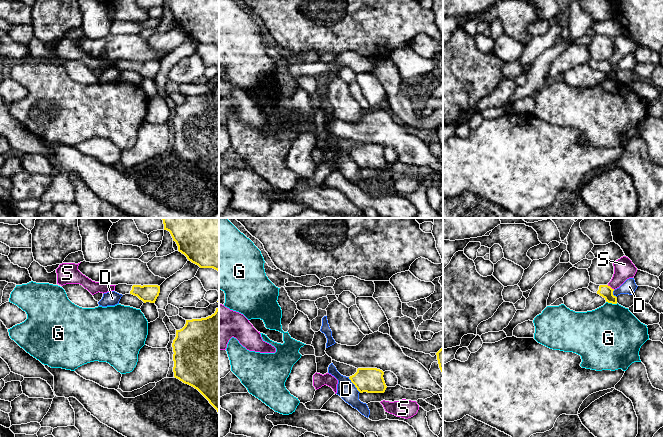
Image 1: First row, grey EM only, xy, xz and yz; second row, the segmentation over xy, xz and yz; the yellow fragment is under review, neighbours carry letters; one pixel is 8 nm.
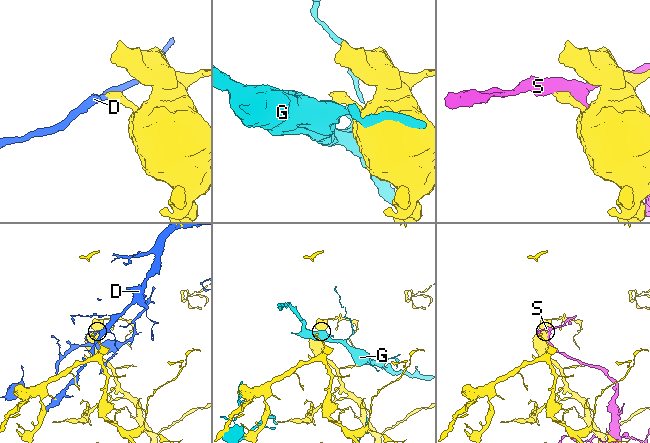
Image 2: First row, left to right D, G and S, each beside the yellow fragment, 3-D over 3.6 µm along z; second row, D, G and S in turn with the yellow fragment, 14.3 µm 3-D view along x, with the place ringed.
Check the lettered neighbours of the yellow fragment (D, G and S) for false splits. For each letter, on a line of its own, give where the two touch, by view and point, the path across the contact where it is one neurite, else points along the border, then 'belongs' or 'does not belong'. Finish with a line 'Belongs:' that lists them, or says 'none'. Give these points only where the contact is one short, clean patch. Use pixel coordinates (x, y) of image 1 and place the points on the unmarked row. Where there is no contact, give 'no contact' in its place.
D: meets yellow in xz at (354, 160); does not belong
G: meets yellow in yz at (612, 79); does not belong
S: meets yellow in yz at (610, 63); does not belong
Belongs: none

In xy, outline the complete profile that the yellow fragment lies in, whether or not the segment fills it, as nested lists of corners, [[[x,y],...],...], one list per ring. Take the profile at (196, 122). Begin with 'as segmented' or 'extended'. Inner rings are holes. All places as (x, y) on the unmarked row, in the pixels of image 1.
as segmented; [[[219,83],[206,94],[186,96],[172,123],[174,153],[197,165],[219,190]]]

